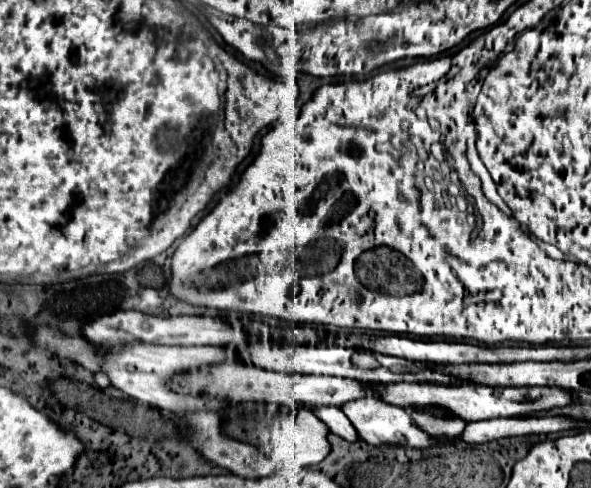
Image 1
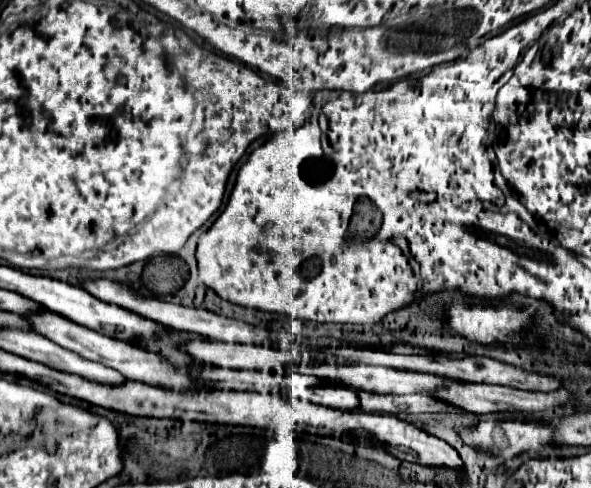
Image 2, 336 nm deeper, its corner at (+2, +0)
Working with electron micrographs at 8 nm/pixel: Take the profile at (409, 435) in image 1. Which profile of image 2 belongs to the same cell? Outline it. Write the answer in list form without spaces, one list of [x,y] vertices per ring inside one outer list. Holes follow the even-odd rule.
[[[314,387],[312,403],[324,405],[324,407],[336,407],[342,411],[360,409],[358,393],[354,393],[354,389],[348,389],[348,387]]]

